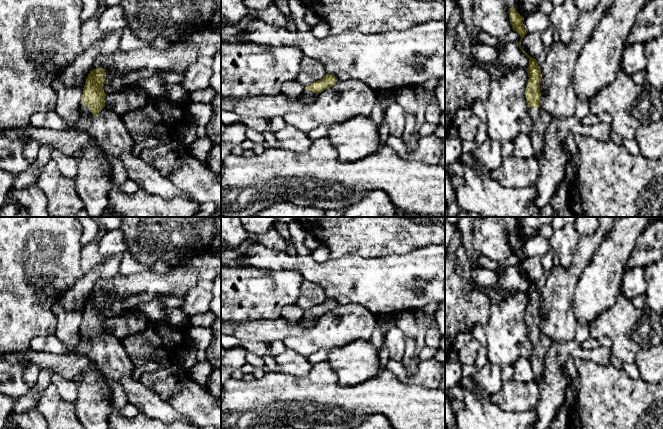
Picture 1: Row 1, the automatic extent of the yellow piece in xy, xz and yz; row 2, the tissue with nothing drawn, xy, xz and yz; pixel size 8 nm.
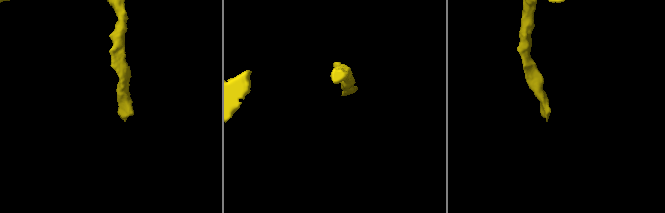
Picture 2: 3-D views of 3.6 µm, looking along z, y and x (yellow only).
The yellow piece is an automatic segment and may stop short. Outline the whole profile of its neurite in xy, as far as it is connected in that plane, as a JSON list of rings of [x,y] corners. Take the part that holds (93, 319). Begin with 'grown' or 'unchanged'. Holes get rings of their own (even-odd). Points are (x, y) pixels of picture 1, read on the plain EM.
grown; [[[103,292],[90,295],[85,305],[79,335],[81,338],[89,338],[93,346],[84,355],[95,363],[104,378],[113,379],[123,388],[128,402],[138,408],[139,414],[165,423],[182,420],[192,424],[190,419],[178,413],[158,394],[133,378],[136,367],[122,342],[105,331],[105,305],[106,296]]]

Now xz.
grown; [[[326,298],[321,304],[314,305],[305,311],[305,314],[299,325],[302,327],[310,327],[316,323],[319,317],[333,310],[338,303],[331,298]]]

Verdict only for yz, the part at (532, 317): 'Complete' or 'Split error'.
Split error

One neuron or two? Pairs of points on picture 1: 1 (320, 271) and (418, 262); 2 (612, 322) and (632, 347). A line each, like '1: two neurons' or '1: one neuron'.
1: one neuron
2: one neuron

